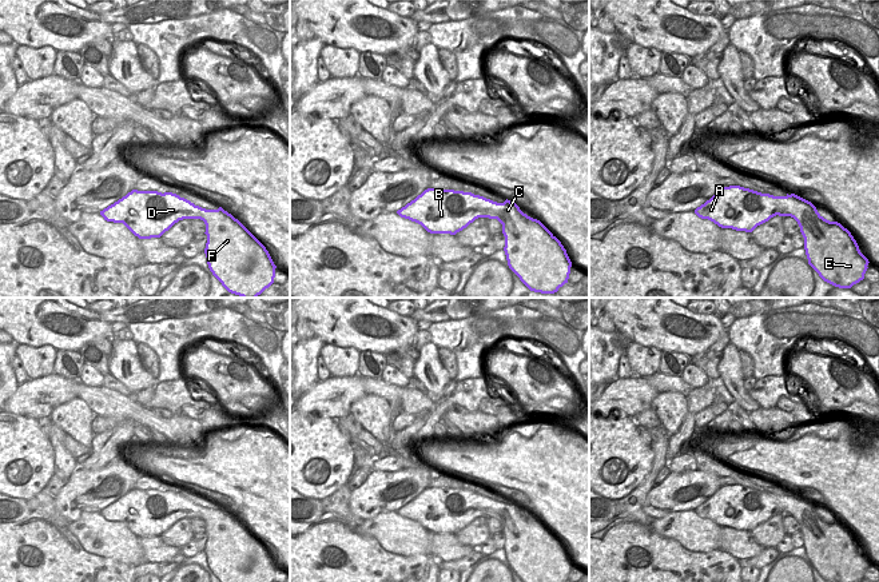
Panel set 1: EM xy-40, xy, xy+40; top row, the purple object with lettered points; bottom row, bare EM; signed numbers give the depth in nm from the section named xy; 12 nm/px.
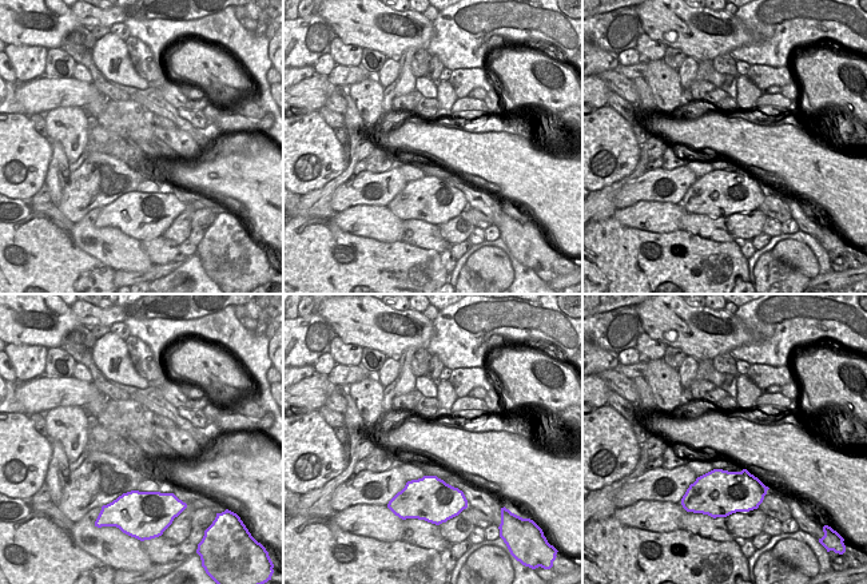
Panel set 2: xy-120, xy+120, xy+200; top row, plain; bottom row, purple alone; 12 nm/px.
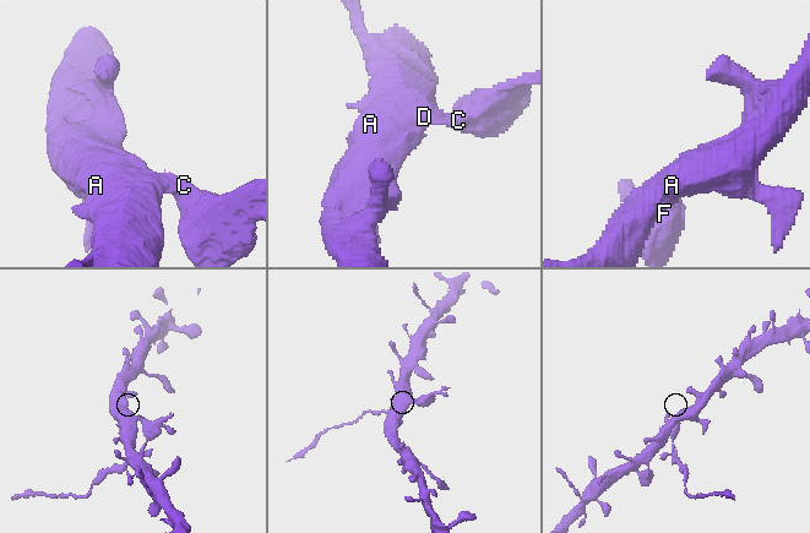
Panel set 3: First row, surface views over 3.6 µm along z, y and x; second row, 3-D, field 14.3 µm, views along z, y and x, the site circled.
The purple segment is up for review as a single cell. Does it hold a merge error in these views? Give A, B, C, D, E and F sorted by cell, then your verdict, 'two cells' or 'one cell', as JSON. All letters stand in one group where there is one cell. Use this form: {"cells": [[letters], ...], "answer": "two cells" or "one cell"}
{"cells": [["A", "B", "D"], ["C", "E", "F"]], "answer": "two cells"}

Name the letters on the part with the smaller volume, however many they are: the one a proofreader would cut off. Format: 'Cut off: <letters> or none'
Cut off: C, E, F

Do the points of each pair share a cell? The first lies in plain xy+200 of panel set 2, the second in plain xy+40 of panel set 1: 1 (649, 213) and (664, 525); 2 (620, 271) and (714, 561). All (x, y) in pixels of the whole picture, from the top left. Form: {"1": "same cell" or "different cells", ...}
{"1": "same cell", "2": "same cell"}

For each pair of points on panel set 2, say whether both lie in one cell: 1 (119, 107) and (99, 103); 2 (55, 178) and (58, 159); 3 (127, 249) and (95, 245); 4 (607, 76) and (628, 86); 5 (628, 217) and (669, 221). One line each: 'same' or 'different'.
1: same
2: same
3: same
4: same
5: same

